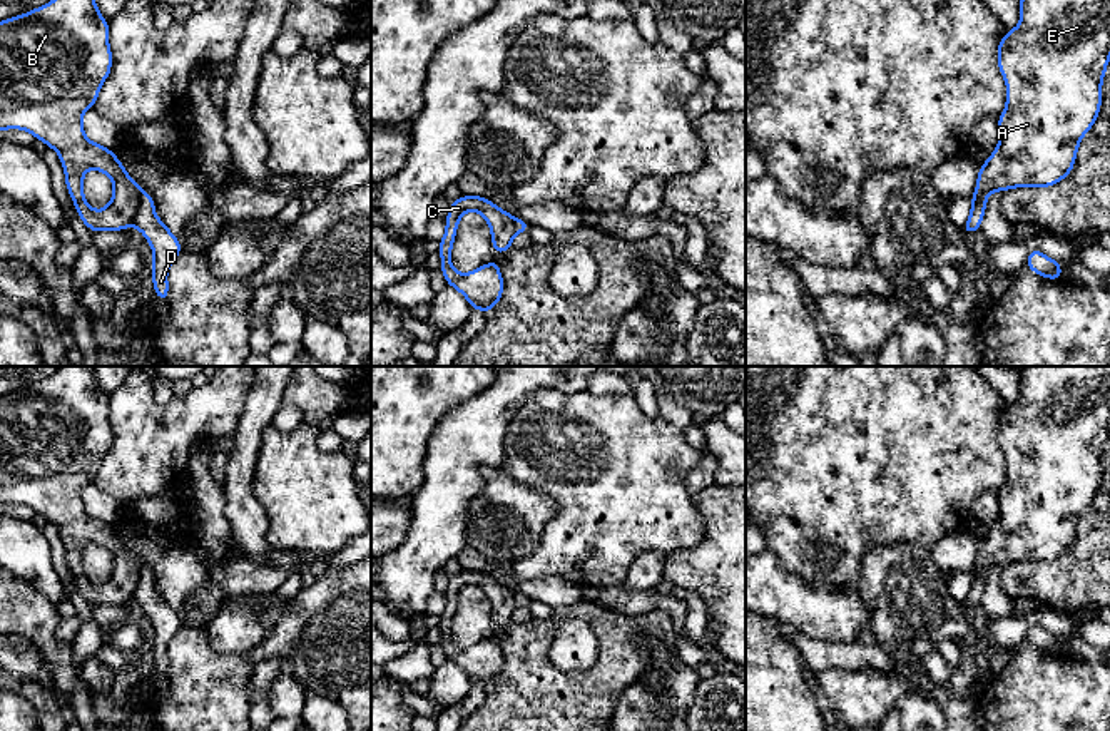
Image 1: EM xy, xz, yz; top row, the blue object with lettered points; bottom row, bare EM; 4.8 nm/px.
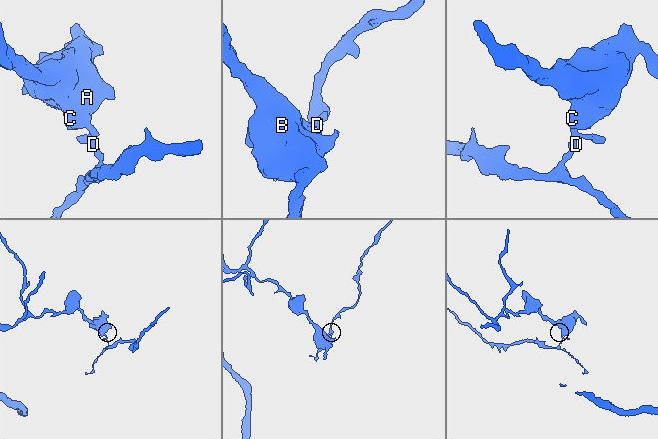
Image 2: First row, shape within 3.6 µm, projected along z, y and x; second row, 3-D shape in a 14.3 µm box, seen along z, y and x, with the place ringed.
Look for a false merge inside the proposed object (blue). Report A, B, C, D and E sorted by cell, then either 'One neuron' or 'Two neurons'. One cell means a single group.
Groups: A B C E / D. Two neurons

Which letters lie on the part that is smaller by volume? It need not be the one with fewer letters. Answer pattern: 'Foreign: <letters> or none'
Foreign: D

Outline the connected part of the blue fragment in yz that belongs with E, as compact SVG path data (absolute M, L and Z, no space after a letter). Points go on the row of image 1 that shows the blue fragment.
M1020 0L1021 22L1013 30L1006 30L1005 37L998 42L998 69L1006 80L1006 107L998 115L1000 142L985 164L980 164L975 194L985 199L993 191L1008 191L1013 187L1050 187L1070 176L1073 162L1078 154L1078 146L1083 135L1093 127L1102 105L1102 82L1110 60L1110 0Z

